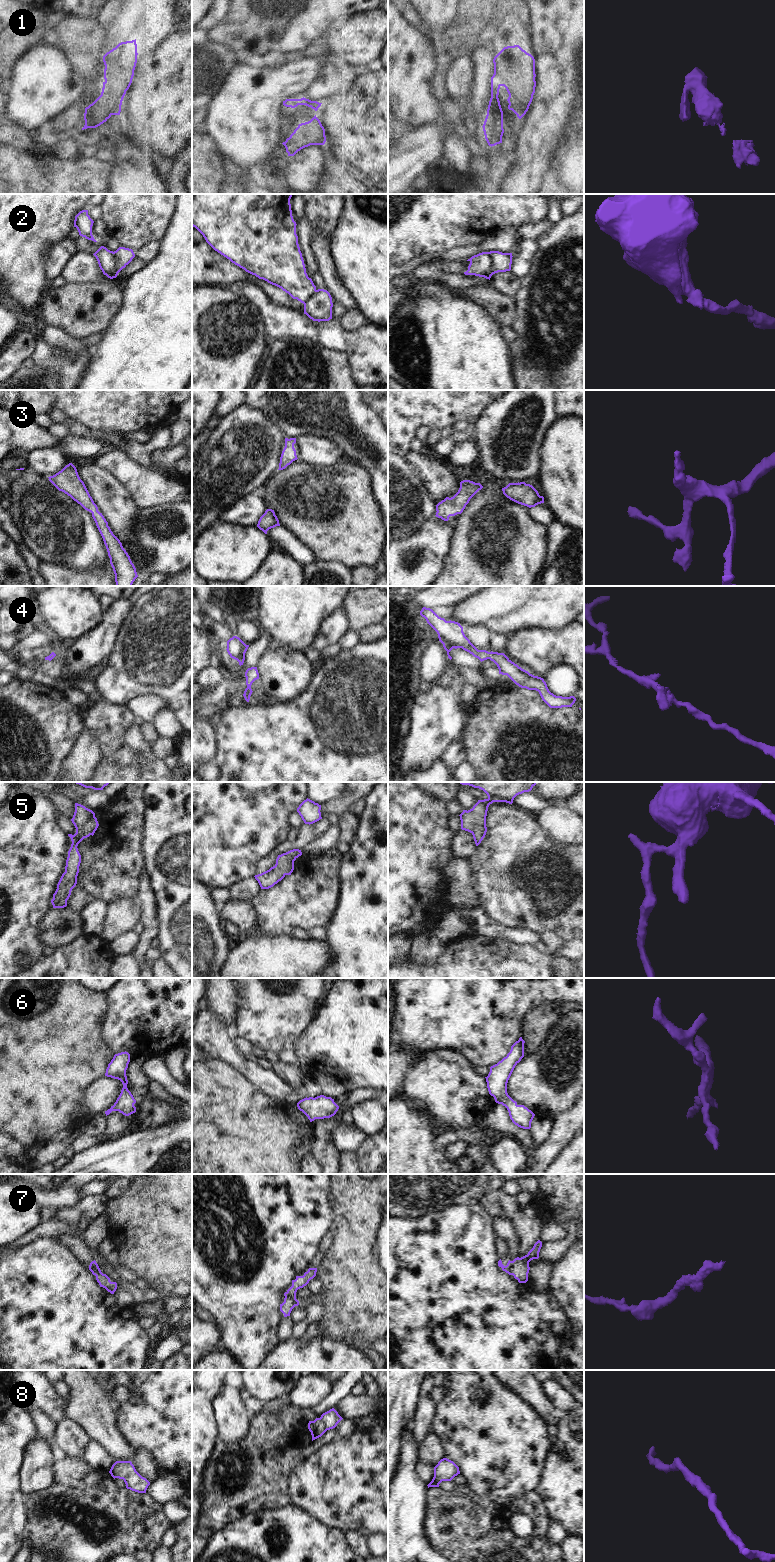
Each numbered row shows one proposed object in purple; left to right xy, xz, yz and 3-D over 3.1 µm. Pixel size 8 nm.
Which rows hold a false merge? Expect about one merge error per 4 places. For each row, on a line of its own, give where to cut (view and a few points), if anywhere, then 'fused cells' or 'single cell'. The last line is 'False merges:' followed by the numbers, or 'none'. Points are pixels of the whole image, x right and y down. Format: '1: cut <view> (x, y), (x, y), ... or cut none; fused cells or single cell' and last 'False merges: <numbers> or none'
1: cut none; single cell
2: cut yz (488, 252), (491, 258), (492, 274); fused cells
3: cut none; single cell
4: cut none; single cell
5: cut none; single cell
6: cut none; single cell
7: cut xy (89, 1268), (101, 1272); fused cells
8: cut none; single cell
False merges: 2, 7

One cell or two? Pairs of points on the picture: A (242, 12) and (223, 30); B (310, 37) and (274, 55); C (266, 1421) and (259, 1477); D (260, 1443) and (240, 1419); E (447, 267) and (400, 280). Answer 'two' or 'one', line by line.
A: one
B: two
C: one
D: two
E: one

